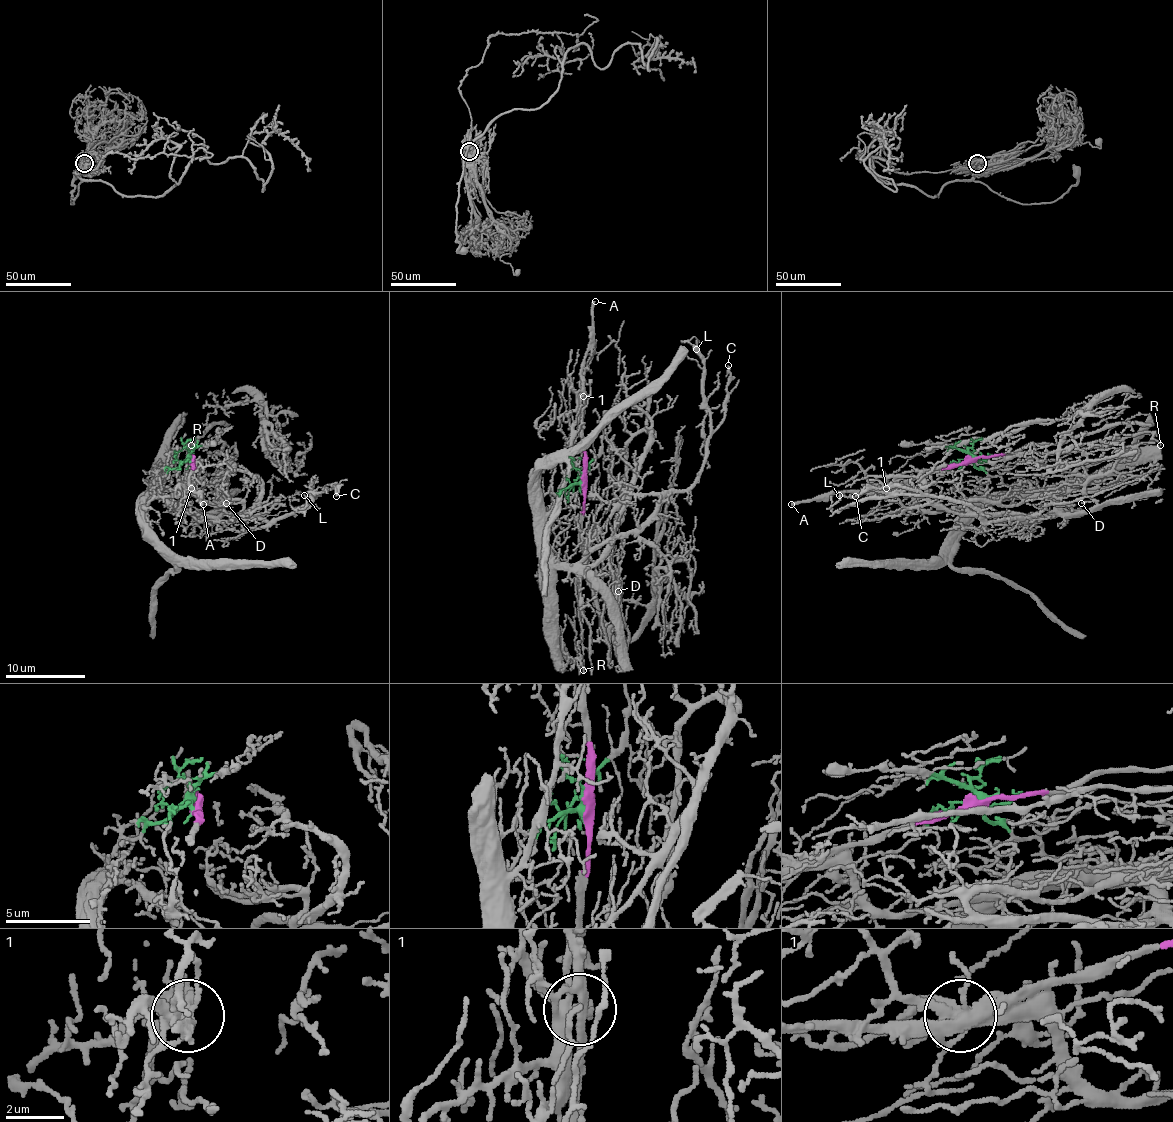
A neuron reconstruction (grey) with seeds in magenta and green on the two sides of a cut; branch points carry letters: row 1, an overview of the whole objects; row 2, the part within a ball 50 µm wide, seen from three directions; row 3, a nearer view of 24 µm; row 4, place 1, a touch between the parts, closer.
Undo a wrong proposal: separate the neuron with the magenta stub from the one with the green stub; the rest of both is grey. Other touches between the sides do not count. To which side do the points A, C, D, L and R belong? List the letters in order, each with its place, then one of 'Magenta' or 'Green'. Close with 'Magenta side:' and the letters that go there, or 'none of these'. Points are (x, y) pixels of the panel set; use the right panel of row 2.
A: Place: (791, 504). Magenta
C: Place: (855, 496). Green
D: Place: (1081, 503). Green
L: Place: (839, 495). Green
R: Place: (1160, 445). Green
Magenta side: A

